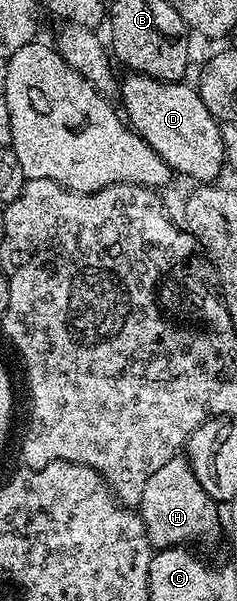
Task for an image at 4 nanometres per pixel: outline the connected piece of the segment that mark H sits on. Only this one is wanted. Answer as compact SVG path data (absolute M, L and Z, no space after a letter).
M175 457L168 465L160 465L160 469L148 477L148 485L144 485L140 514L151 548L194 545L190 543L197 539L212 538L218 531L218 511L219 504L210 499L200 481L196 481L196 473L192 473L190 460L185 457Z

